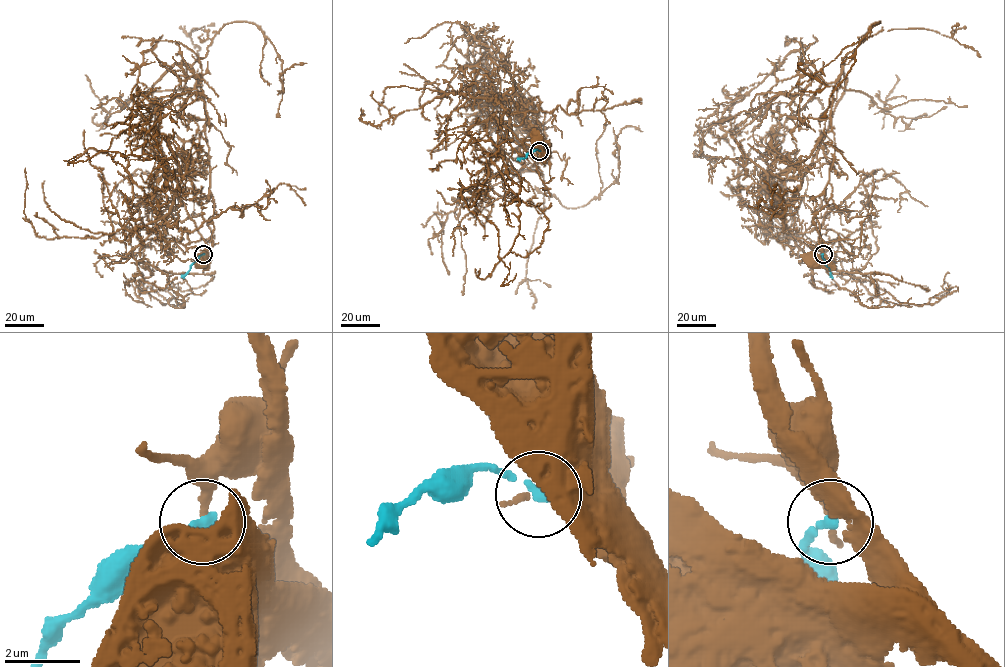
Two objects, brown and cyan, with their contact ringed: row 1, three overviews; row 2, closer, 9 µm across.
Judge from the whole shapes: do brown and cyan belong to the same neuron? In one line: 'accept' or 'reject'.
reject

